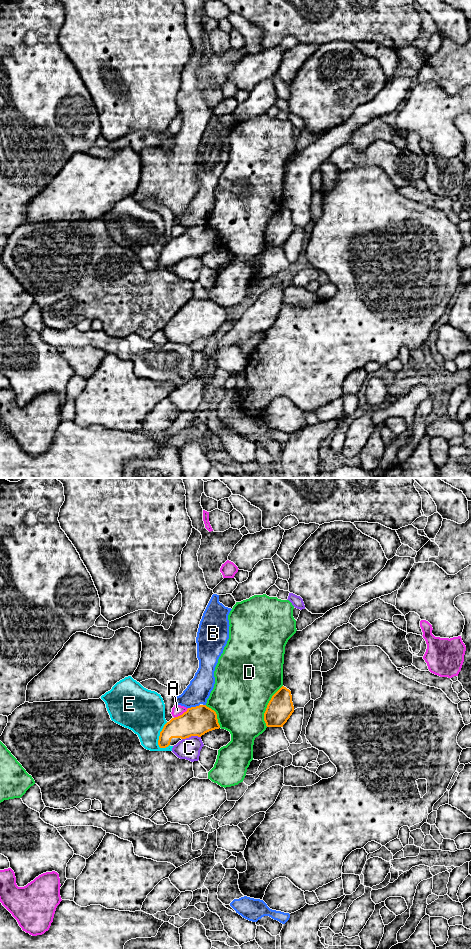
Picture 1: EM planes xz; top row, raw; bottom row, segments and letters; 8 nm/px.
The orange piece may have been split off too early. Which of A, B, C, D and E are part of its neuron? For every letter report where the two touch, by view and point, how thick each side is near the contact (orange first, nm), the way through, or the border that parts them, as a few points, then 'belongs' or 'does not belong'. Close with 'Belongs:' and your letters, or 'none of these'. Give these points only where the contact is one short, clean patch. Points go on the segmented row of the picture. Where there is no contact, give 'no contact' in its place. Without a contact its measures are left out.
A: contact xz (182, 714); calibres 240 and 90 nm; border xz (188, 708), (174, 718); does not belong
B: contact xz (193, 707); calibres 240 and 190 nm; does not belong
C: contact xz (191, 735); calibres 240 and 170 nm; does not belong
D: contact xz (267, 706); calibres 200 and 480 nm; does not belong
E: contact xz (160, 735); calibres 200 and 360 nm; does not belong
Belongs: none of these

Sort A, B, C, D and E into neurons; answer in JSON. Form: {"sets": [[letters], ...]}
{"sets": [["A"], ["B"], ["C"], ["D"], ["E"]]}

